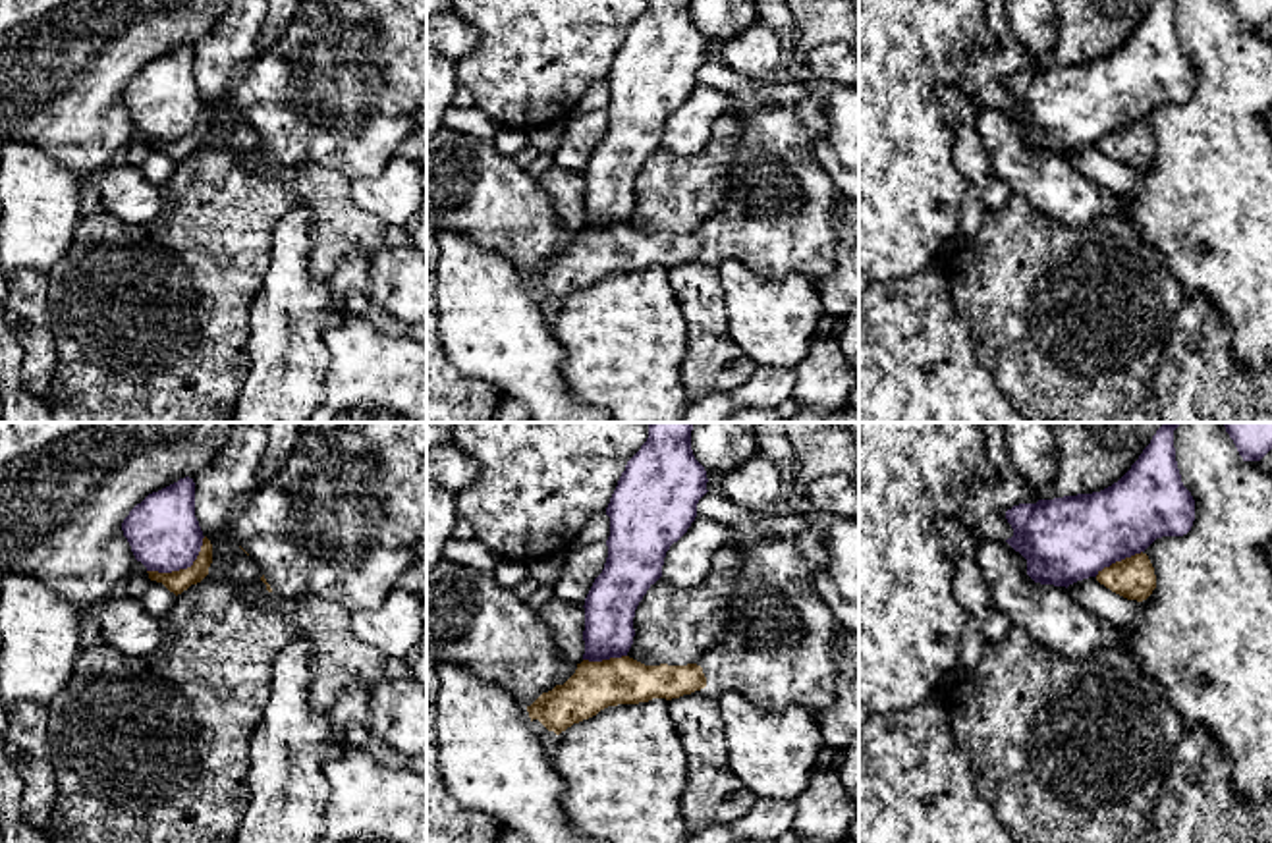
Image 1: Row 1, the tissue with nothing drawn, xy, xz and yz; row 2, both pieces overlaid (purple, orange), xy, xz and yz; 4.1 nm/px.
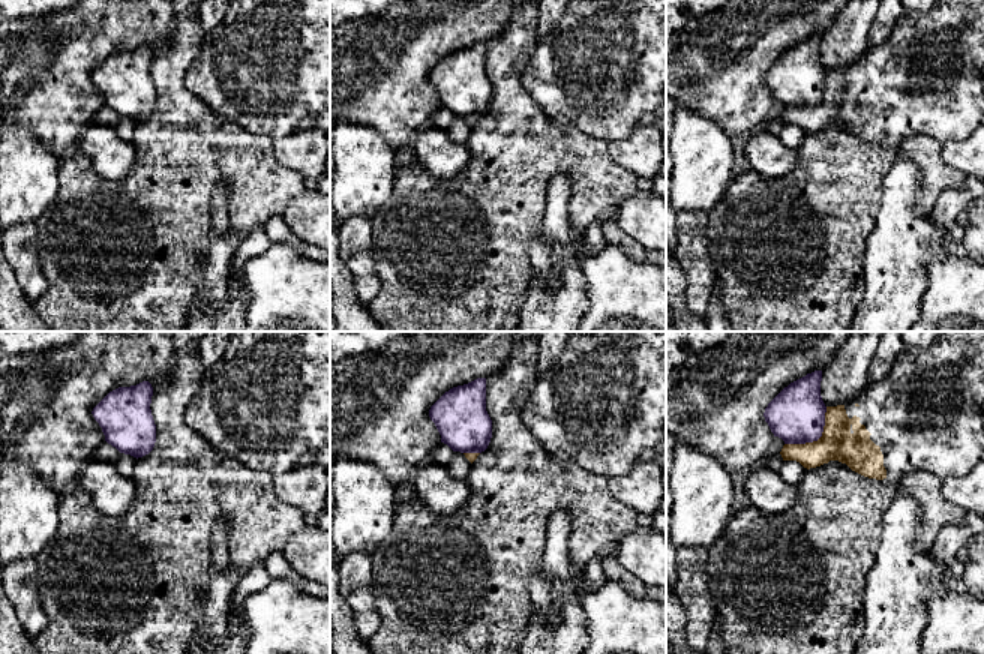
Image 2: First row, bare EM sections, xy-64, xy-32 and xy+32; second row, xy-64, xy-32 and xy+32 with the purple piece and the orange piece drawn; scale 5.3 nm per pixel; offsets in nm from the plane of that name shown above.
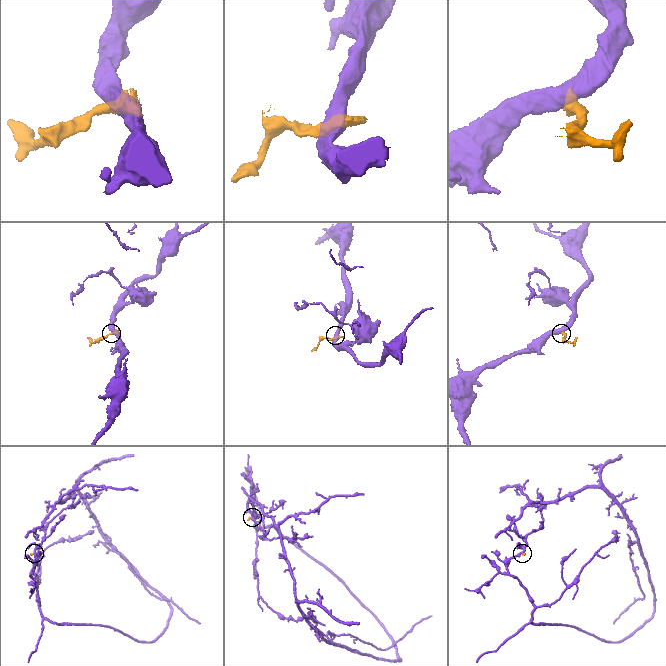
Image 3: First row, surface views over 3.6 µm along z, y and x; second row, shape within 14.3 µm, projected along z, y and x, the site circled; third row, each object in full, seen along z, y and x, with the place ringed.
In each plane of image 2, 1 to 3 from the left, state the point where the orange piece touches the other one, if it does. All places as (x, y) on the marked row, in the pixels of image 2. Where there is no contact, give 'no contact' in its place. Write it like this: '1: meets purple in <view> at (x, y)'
1: no contact
2: meets purple in xy-32 at (471, 452)
3: meets purple in xy+32 at (816, 440)

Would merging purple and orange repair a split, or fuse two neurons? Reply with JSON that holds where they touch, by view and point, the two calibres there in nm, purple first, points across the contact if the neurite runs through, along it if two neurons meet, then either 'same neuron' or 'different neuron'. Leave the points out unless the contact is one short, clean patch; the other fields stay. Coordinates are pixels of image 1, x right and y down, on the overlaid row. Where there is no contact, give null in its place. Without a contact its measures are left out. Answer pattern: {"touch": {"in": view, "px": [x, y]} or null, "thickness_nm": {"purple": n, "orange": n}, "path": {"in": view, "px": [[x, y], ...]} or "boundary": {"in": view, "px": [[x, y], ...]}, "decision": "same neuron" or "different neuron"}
{"touch": {"in": "xy", "px": [182, 568]}, "thickness_nm": {"purple": 300, "orange": 90}, "boundary": {"in": "xy", "px": [[205, 537], [197, 558], [190, 566], [170, 571], [147, 571]]}, "decision": "different neuron"}

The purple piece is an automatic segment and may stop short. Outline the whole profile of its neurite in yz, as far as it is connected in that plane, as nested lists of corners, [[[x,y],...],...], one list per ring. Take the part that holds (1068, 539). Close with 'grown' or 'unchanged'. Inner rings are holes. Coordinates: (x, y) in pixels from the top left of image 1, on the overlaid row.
[[[1164,422],[1112,486],[1006,511],[1013,529],[1006,542],[1027,559],[1035,583],[1067,588],[1145,552],[1156,538],[1191,530],[1195,500],[1181,482],[1174,448],[1179,424]]] | unchanged

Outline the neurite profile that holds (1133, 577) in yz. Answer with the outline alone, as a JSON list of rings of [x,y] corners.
[[[1135,554],[1098,571],[1096,581],[1112,592],[1143,602],[1156,588],[1154,567],[1147,554]]]

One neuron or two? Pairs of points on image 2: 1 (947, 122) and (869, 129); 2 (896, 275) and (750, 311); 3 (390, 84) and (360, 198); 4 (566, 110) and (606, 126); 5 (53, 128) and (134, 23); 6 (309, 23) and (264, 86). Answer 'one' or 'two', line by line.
1: one
2: two
3: two
4: one
5: one
6: one

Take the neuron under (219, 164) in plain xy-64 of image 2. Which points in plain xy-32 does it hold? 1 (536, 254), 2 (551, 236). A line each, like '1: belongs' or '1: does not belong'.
1: does not belong
2: does not belong

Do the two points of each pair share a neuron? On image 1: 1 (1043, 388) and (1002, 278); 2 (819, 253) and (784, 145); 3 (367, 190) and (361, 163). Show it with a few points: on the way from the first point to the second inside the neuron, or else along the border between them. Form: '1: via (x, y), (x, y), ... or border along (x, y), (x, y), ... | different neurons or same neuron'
1: via (1043, 361), (1043, 348), (1025, 330), (1023, 305) | same neuron
2: via (792, 226), (784, 218), (784, 172) | same neuron
3: border along (396, 153), (377, 174), (350, 180) | different neurons

